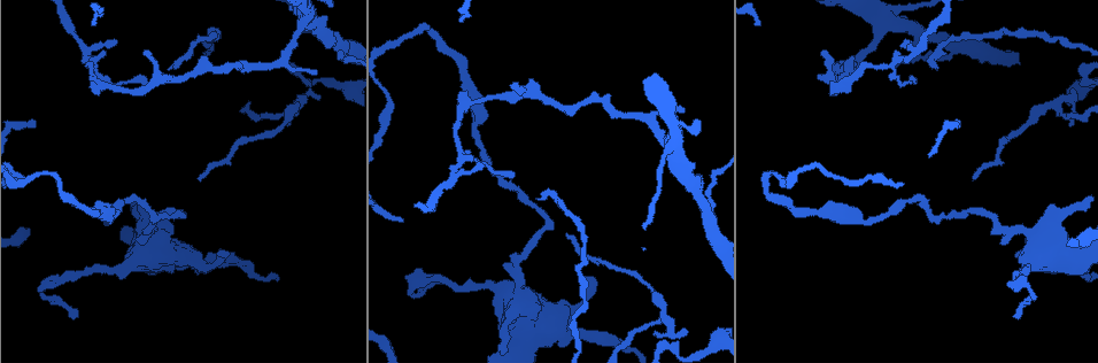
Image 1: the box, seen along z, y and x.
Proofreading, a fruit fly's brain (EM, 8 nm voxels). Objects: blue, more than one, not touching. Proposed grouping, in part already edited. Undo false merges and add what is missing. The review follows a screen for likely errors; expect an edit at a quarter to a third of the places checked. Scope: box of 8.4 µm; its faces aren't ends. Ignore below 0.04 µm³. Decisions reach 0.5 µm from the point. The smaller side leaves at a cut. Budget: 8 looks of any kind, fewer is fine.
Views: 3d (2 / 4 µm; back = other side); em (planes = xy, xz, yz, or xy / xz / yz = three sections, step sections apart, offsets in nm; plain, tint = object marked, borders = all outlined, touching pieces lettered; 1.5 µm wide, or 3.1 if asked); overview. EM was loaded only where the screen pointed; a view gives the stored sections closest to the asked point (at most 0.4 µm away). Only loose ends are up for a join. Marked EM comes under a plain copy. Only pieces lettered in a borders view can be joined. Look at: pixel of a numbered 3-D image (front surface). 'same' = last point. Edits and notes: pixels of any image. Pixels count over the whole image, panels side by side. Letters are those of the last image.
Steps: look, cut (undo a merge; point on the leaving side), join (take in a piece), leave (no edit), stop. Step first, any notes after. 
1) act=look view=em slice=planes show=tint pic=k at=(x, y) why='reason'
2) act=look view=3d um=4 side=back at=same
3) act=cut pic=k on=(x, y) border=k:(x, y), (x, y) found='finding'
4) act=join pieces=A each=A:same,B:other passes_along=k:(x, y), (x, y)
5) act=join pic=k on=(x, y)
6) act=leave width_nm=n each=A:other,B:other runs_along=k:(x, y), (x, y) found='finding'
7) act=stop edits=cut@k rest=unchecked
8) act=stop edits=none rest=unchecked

act=look view=em slice=planes show=borders pic=1 at=(305, 21) why='four arms meet'

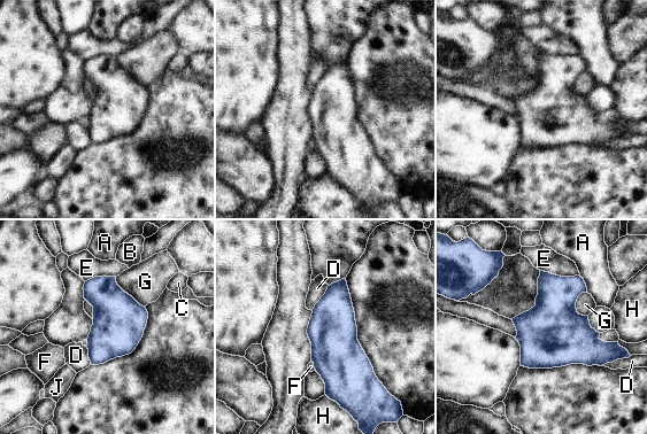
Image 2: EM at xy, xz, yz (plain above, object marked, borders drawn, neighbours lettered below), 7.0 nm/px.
act=leave longest_contact=G:300nm each=A:other,B:other,C:other,D:other,E:other,F:other,G:other,H:other,J:other found='all the same neuron'

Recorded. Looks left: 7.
act=look view=em slice=planes show=tint pic=1 at=(709, 214)

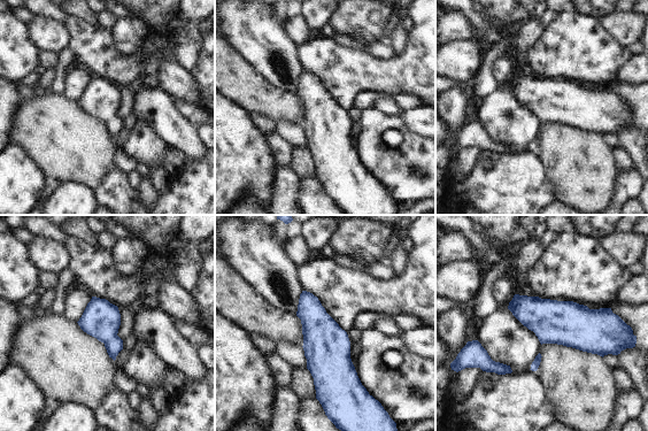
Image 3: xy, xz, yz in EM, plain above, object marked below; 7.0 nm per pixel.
act=look view=em slice=planes show=borders at=same

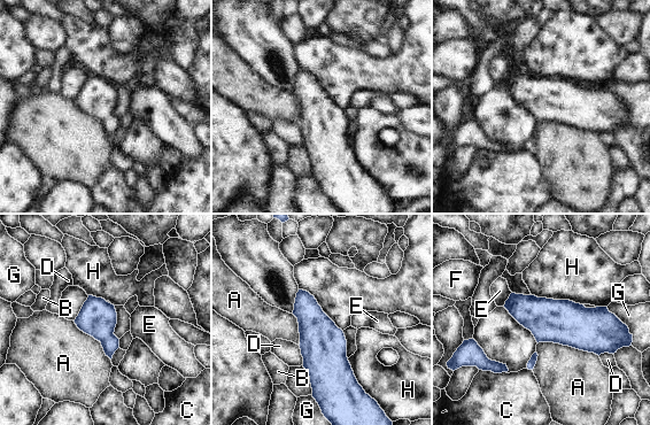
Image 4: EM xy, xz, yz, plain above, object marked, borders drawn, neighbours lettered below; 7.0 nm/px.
act=leave each=A:other,B:other,C:other,D:other,E:other,F:other,G:other,H:other border=4:(538, 342), (558, 342), (598, 356) found='one neuron here'

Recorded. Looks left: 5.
act=look view=3d um=2 pic=1 at=(941, 217) why='abrupt turn'

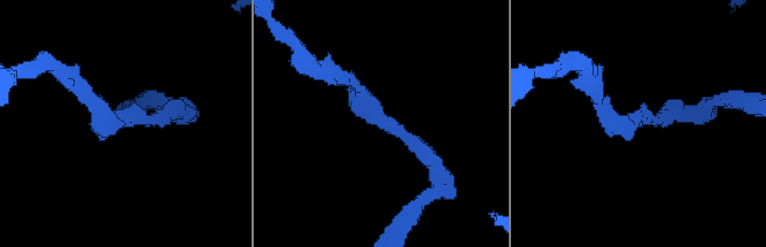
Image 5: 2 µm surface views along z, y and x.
act=look view=em slice=planes show=borders pic=5 at=(144, 115) why='need the tissue'

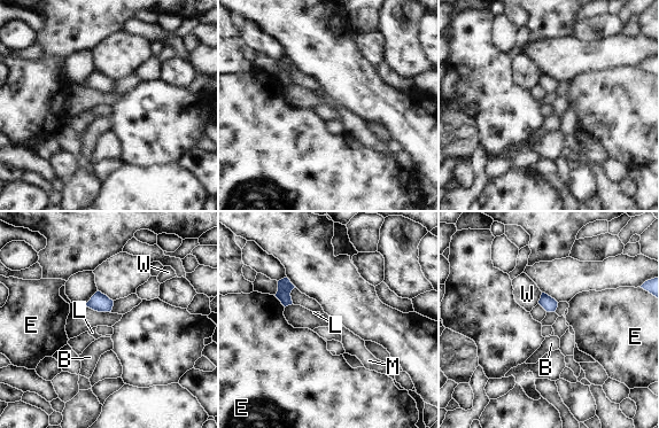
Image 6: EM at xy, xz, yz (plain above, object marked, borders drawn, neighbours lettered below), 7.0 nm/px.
act=leave each=B:other,E:other,L:other,M:other,W:other found='all the same neuron'

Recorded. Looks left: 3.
act=stop edits=none rest=unchecked

